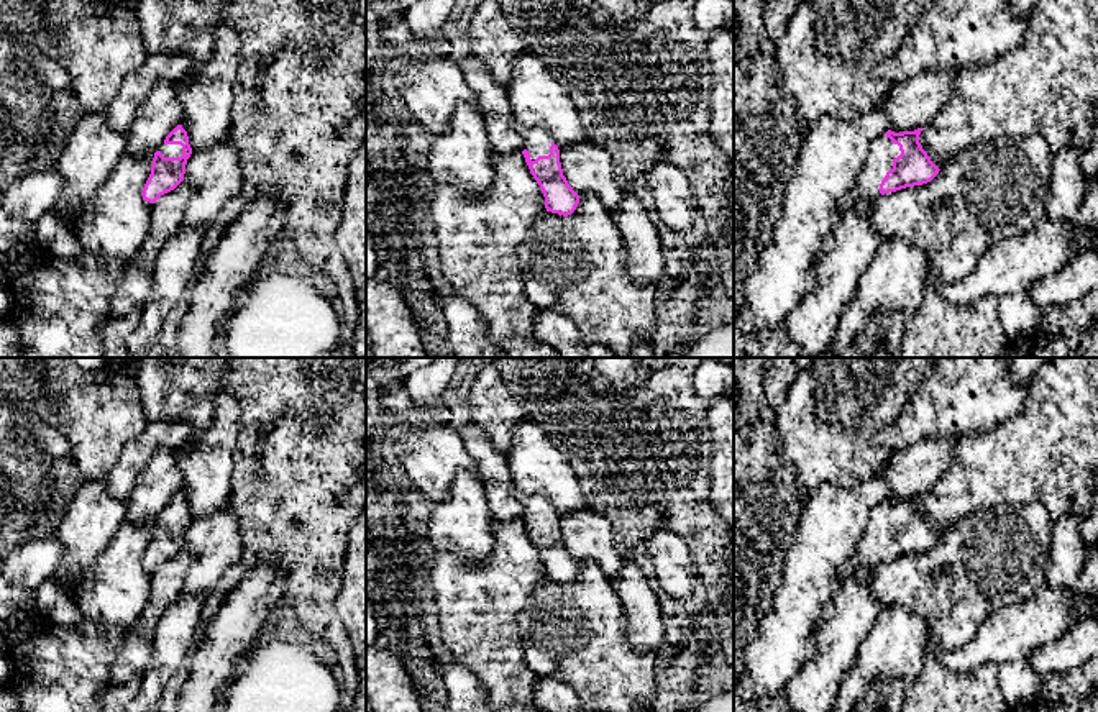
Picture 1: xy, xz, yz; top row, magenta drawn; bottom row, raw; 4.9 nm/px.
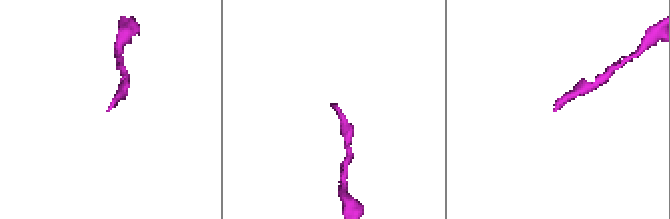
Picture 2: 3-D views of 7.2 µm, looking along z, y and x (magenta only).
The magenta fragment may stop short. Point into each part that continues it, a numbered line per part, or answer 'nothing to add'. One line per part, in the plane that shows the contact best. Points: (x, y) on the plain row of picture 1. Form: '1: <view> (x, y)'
1: yz (880, 527)

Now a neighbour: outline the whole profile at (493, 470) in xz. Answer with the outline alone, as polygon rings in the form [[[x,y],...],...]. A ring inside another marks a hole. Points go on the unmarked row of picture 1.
[[[471,423],[460,430],[466,450],[476,459],[492,520],[524,518],[524,509],[514,495],[512,479],[504,454],[501,454],[484,431]]]

